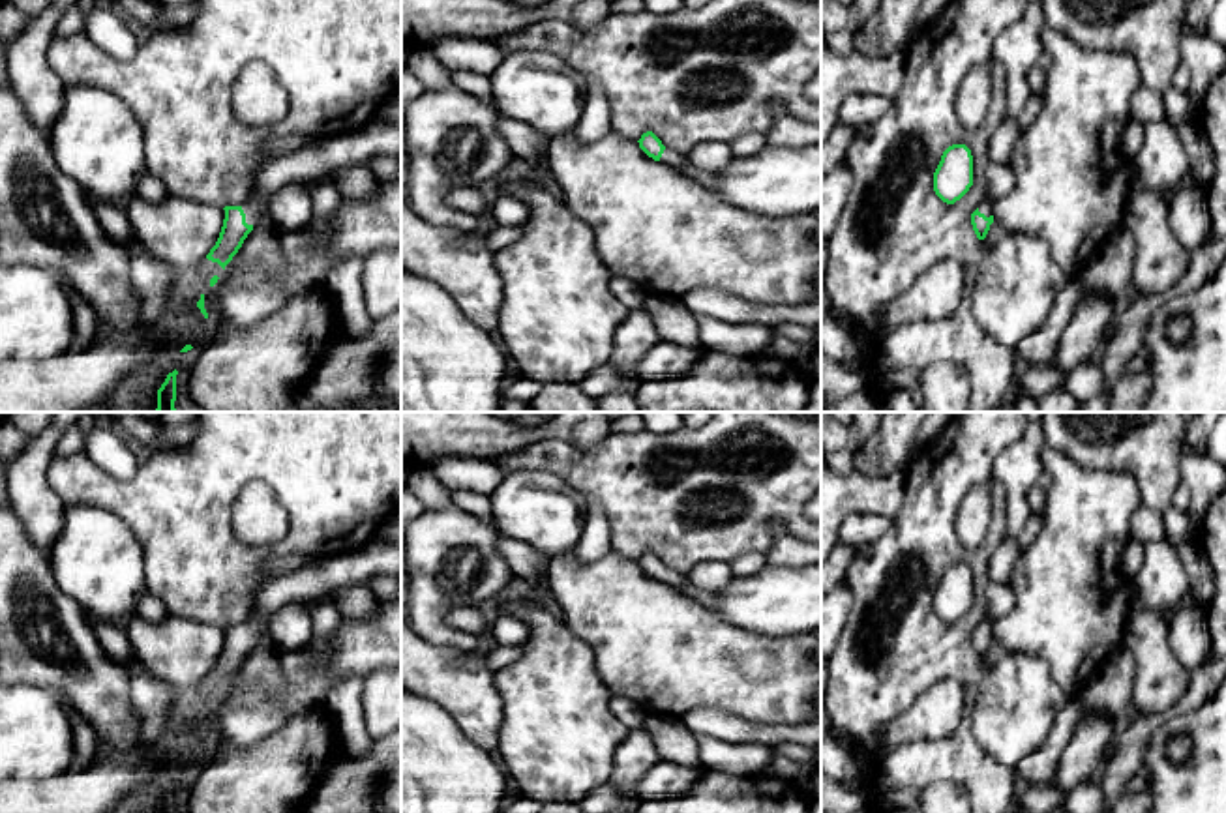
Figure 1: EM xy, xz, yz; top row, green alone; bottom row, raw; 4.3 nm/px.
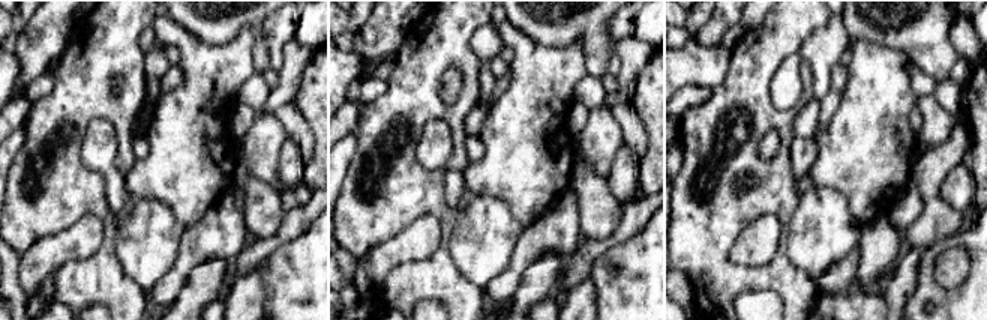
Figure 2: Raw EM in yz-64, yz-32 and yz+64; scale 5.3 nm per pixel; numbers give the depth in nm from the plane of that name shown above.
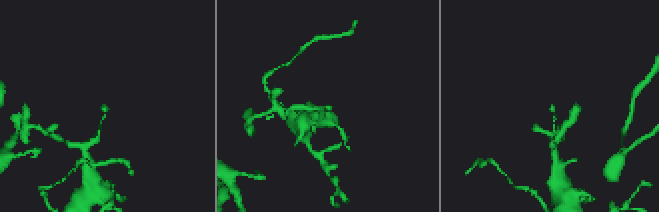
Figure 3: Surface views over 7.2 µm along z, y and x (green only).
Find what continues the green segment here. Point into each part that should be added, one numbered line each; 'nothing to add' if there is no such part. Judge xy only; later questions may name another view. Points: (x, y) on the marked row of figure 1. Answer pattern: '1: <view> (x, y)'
1: xy (377, 137)

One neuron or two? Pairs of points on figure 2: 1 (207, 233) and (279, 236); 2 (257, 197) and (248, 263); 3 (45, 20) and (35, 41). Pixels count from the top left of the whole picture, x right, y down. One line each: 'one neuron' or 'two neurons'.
1: two neurons
2: two neurons
3: one neuron

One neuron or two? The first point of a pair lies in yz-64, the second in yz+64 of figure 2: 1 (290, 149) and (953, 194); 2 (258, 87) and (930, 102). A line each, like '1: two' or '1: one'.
1: one
2: two

